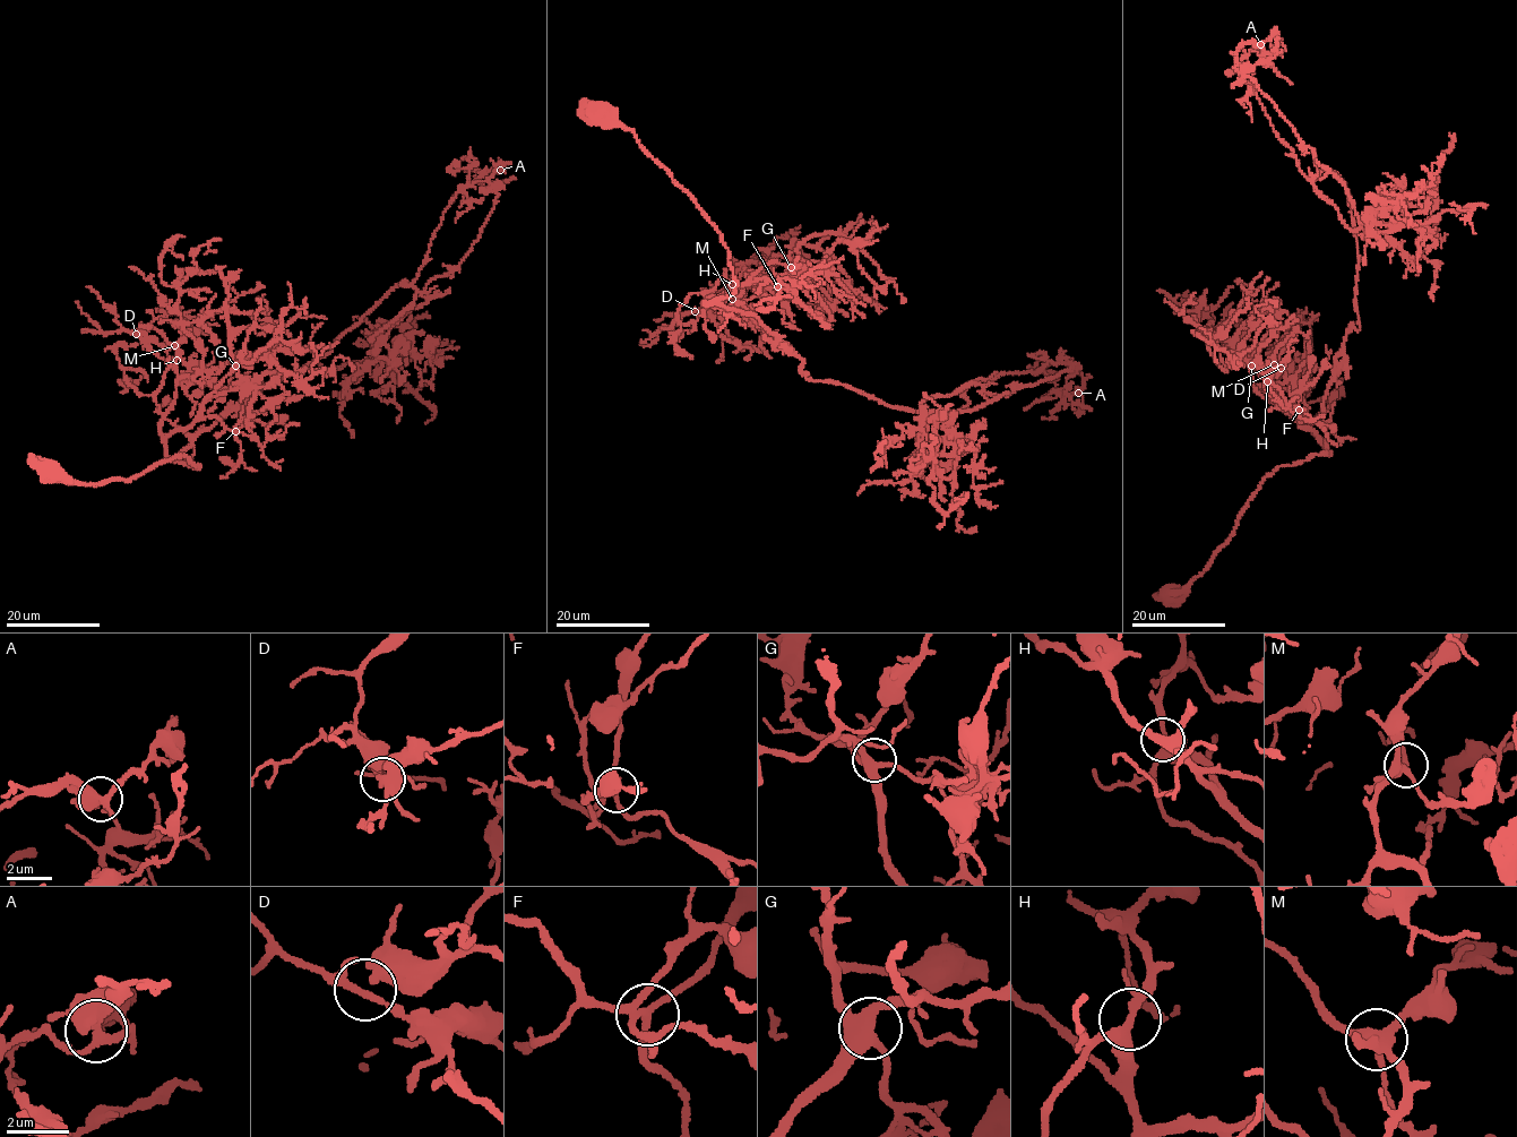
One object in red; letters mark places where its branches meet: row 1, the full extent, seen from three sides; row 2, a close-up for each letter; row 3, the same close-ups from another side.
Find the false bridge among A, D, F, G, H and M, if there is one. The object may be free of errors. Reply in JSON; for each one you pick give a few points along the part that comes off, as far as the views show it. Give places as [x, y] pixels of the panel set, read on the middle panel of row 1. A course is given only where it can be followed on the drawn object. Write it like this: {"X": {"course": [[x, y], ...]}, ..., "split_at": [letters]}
{"split_at": []}

